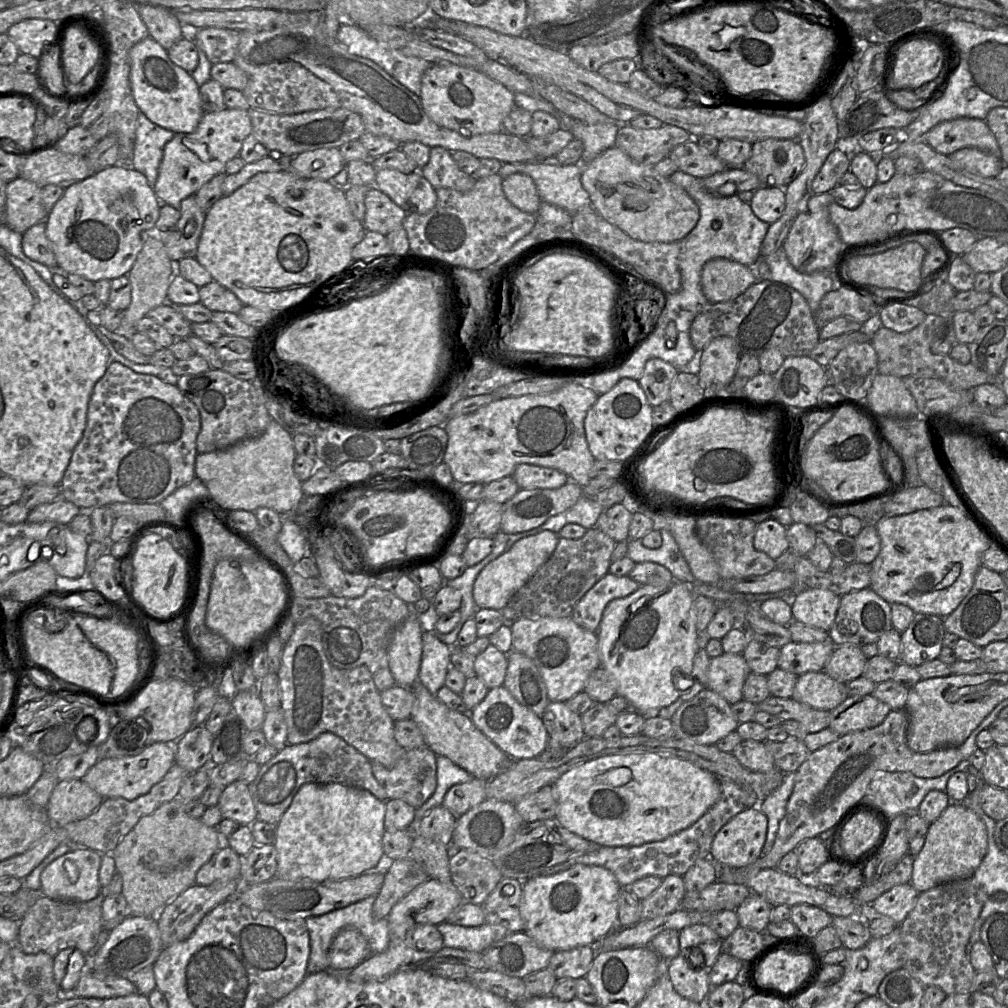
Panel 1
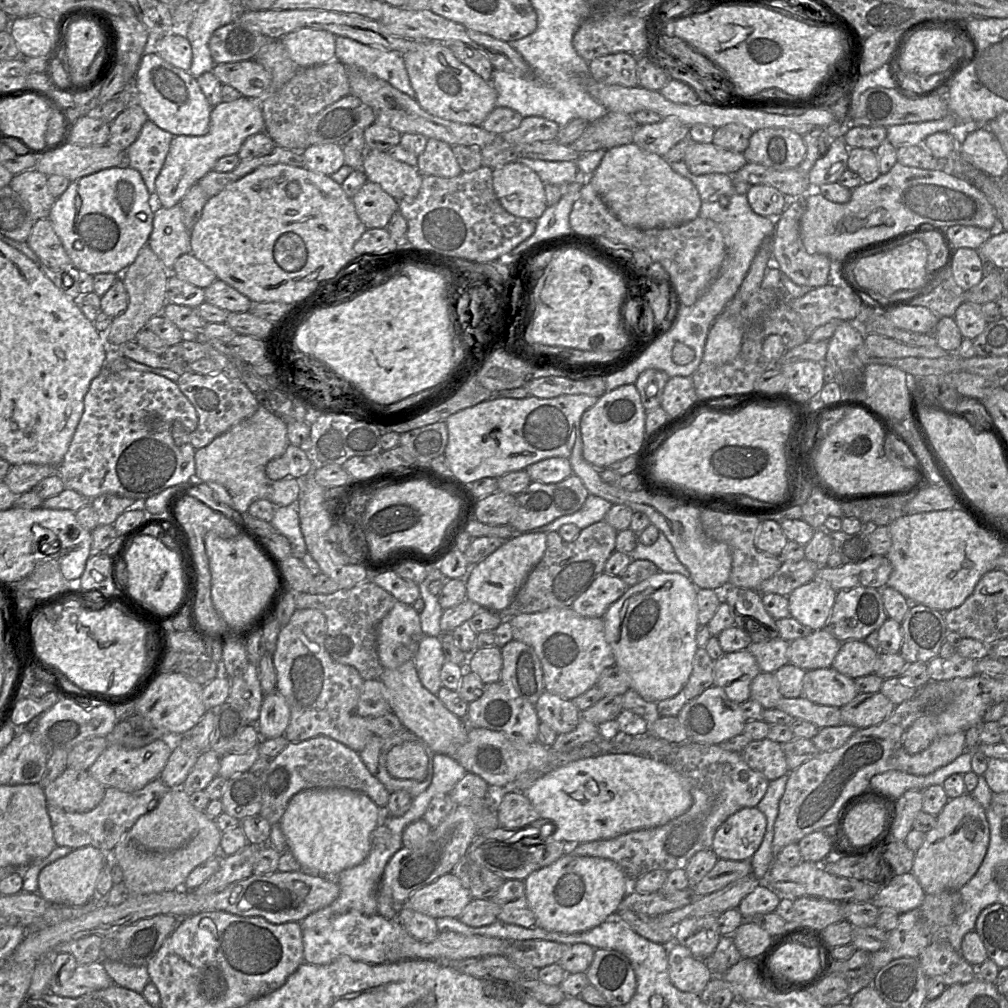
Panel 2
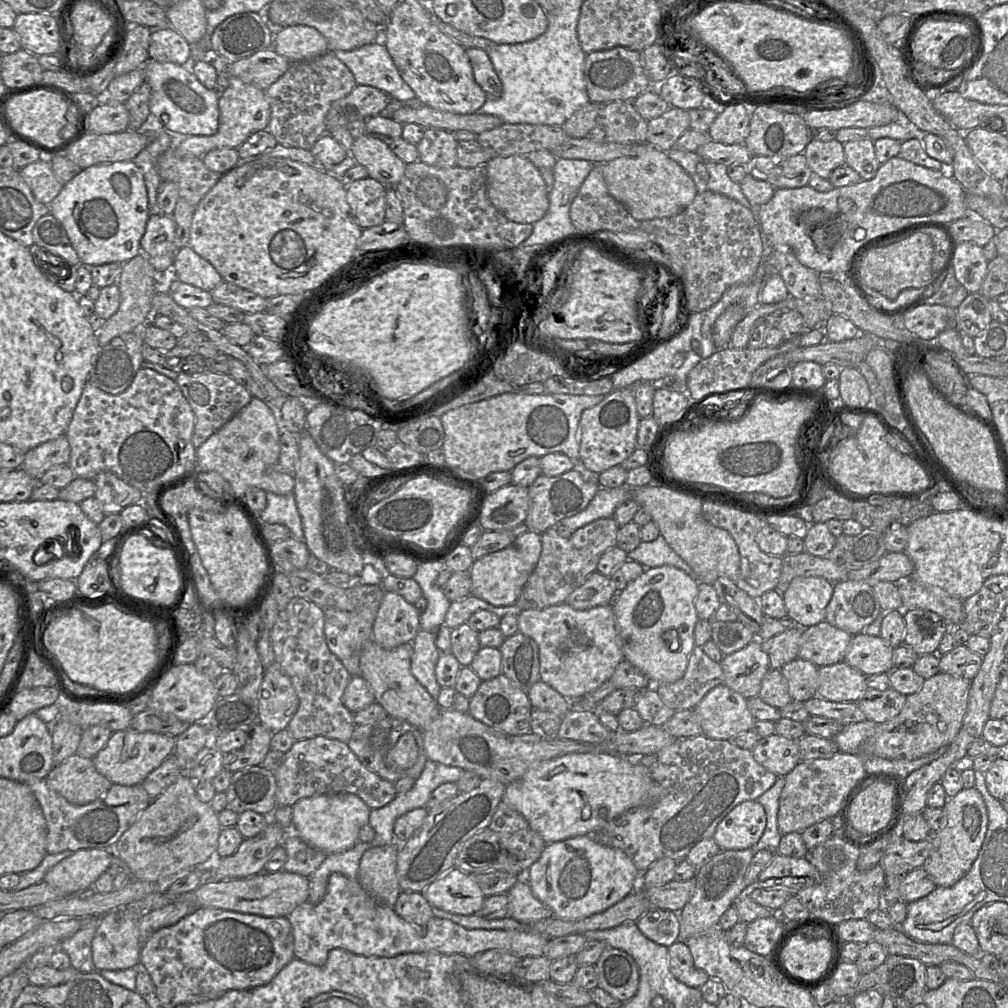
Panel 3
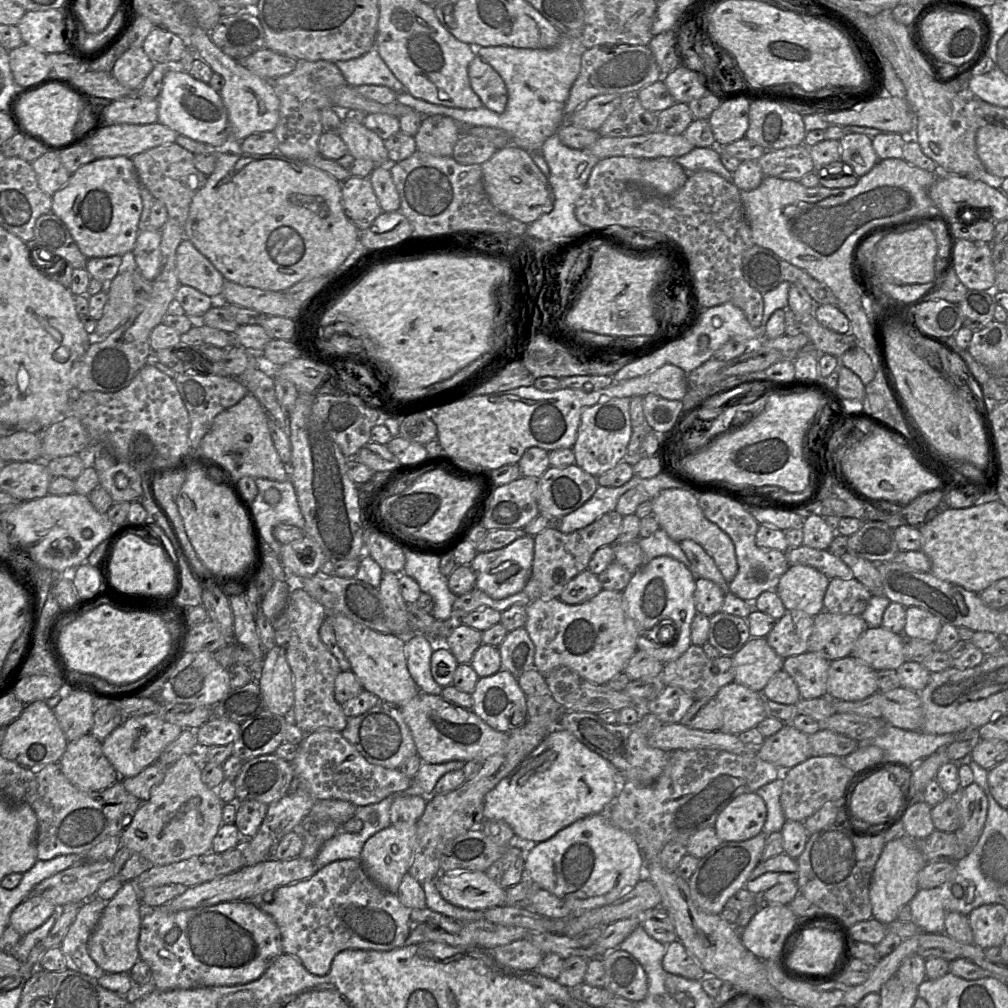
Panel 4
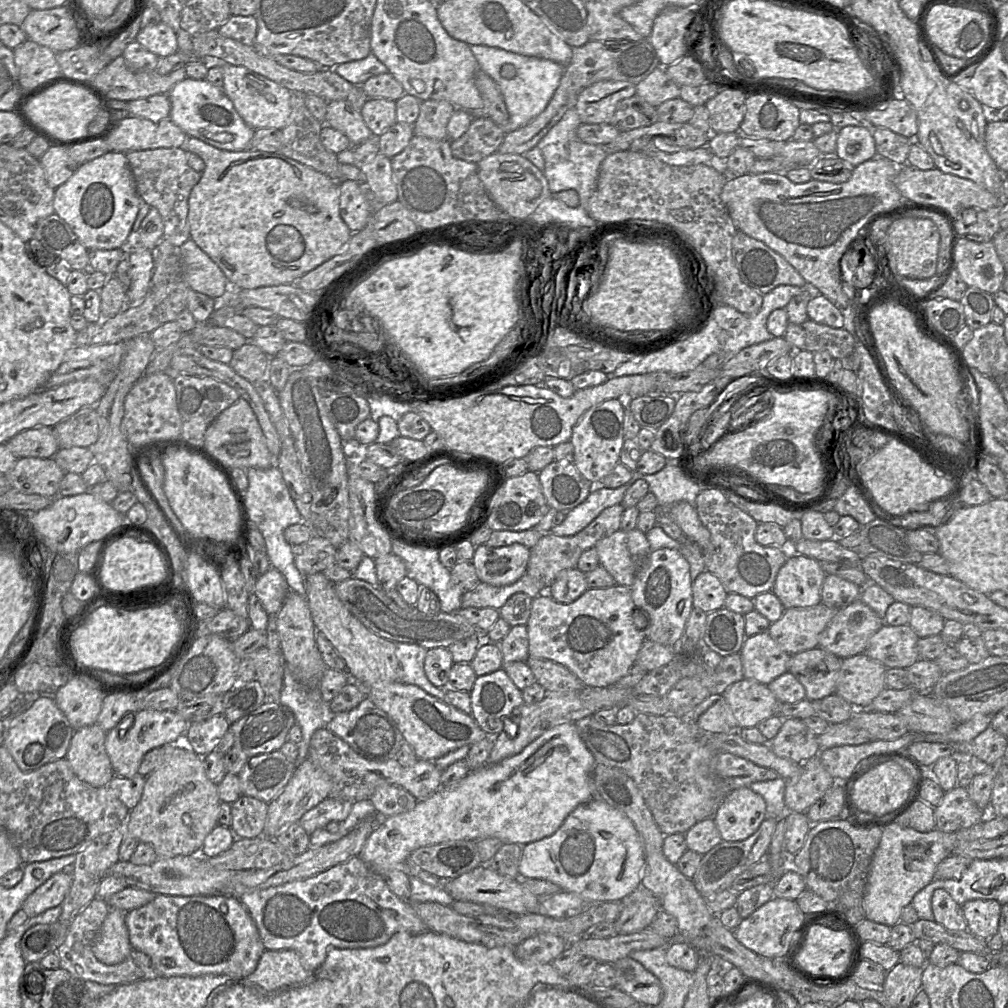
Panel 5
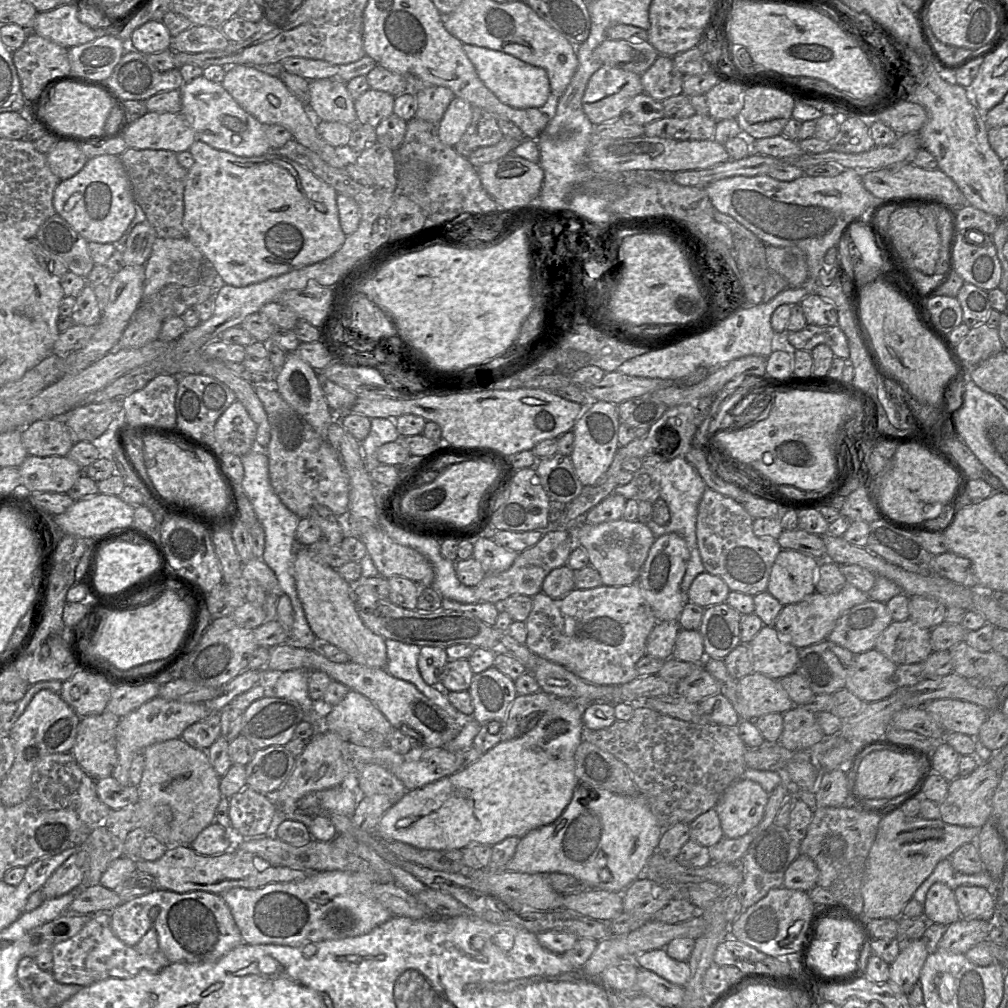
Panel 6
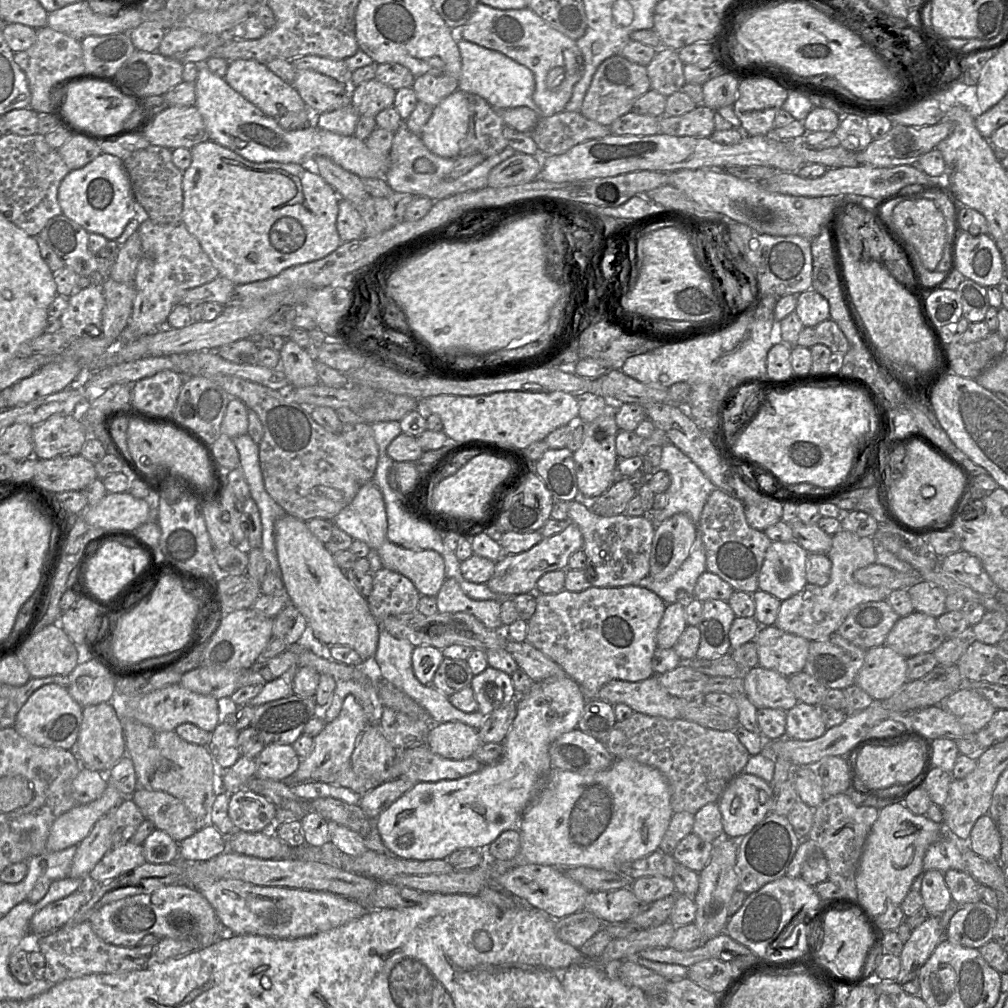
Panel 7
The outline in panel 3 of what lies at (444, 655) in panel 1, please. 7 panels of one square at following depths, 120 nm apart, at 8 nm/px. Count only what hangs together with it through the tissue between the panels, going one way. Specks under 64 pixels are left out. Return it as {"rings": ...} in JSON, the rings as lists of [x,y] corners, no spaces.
{"rings":[[[422,629],[417,632],[412,646],[411,673],[436,700],[442,688],[435,677],[435,666],[441,652],[435,645],[432,633]]]}

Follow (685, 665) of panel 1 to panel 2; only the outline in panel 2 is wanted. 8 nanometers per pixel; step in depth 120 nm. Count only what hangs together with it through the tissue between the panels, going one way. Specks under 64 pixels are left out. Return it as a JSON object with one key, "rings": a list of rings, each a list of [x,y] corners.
{"rings":[[[659,572],[628,588],[624,595],[610,605],[604,616],[604,633],[615,656],[615,665],[631,678],[631,689],[647,701],[658,703],[677,695],[687,683],[693,658],[698,649],[698,589],[690,578],[679,573]]]}

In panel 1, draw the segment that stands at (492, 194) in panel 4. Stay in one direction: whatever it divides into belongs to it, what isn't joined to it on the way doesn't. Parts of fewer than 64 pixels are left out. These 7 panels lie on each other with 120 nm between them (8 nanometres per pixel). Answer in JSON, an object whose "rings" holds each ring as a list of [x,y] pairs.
{"rings":[[[513,173],[502,180],[506,198],[518,209],[537,214],[541,199],[533,179],[524,173]]]}

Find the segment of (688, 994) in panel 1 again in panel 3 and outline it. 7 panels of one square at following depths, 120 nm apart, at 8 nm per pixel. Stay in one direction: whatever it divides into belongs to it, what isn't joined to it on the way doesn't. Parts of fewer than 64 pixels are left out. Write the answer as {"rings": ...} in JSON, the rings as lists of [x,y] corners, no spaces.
{"rings":[[[676,941],[668,947],[669,969],[680,982],[693,988],[700,988],[707,982],[709,976],[698,969],[692,958],[688,946],[682,941]]]}

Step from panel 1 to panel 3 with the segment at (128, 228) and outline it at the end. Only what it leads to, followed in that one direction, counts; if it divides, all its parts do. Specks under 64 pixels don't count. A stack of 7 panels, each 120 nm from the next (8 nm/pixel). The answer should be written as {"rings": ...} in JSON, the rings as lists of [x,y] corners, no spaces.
{"rings":[[[133,161],[82,169],[63,186],[49,207],[50,214],[65,228],[82,265],[126,263],[142,253],[140,241],[149,219],[148,195],[143,173]]]}

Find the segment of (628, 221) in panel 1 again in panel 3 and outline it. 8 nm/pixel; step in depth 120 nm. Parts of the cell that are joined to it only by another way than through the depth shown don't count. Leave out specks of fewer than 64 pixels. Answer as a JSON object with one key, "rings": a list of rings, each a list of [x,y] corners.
{"rings":[[[645,142],[639,154],[603,163],[603,176],[609,193],[637,220],[671,217],[683,211],[697,195],[691,176],[667,152]]]}

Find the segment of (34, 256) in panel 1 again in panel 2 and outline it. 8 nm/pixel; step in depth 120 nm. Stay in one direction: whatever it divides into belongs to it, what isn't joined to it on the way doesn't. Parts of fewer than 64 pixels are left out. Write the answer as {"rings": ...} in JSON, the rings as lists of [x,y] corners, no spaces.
{"rings":[[[48,218],[39,219],[34,223],[27,243],[42,264],[52,268],[73,267]]]}

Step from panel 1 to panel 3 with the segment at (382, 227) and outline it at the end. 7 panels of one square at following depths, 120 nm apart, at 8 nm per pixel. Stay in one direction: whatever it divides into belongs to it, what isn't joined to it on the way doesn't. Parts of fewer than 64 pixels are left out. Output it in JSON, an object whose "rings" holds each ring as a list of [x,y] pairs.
{"rings":[[[366,177],[346,186],[346,200],[359,226],[370,228],[385,221],[386,187]]]}

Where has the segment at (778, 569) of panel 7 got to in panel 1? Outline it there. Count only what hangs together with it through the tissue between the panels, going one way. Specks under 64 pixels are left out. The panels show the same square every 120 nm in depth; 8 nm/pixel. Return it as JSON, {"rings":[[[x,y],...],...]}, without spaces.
{"rings":[[[807,588],[790,595],[793,620],[828,632],[835,621],[840,598],[822,588]]]}

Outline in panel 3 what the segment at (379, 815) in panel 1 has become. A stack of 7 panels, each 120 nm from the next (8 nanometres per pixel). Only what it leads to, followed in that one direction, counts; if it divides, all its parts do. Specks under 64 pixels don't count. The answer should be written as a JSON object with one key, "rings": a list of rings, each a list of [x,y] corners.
{"rings":[[[326,793],[302,798],[291,809],[292,831],[309,846],[326,854],[349,850],[359,841],[359,830],[369,822],[371,809],[357,795]]]}

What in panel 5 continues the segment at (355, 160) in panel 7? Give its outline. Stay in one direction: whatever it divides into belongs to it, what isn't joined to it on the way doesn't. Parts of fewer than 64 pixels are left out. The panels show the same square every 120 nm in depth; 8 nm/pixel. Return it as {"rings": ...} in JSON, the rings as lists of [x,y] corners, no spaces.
{"rings":[[[186,77],[172,87],[168,96],[171,102],[169,118],[188,137],[197,138],[227,151],[251,149],[251,140],[255,130],[243,121],[222,87],[217,87],[206,79],[195,80]]]}

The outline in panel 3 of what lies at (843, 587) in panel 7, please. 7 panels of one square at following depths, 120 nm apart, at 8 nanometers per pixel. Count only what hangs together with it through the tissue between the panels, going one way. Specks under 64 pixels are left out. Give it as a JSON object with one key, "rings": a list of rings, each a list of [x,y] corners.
{"rings":[[[795,626],[767,640],[761,641],[761,648],[767,654],[770,669],[781,669],[798,658],[802,627]]]}

